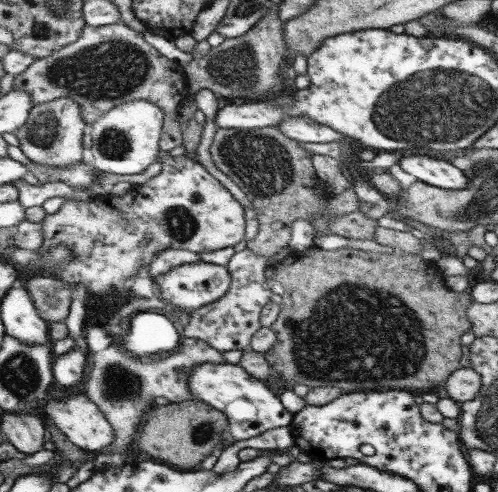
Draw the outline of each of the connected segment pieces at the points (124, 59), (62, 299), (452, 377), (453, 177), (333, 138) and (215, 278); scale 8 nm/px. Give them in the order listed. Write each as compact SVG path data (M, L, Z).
M117 23L93 27L87 25L77 42L62 48L59 52L47 58L36 59L36 61L21 74L14 77L15 89L23 89L31 95L34 106L46 102L57 101L63 97L71 98L81 107L81 112L89 128L98 121L100 116L109 112L112 108L126 102L145 100L154 102L167 114L164 120L163 134L160 140L161 150L169 151L183 144L181 134L180 110L182 101L190 94L189 81L185 75L184 68L179 61L169 60L163 56L157 48L153 48L143 34L135 32L133 28L125 24Z
M34 276L27 282L27 289L35 300L41 316L50 324L64 321L71 310L72 285L56 276Z
M460 366L454 370L445 380L445 392L450 399L457 403L470 401L477 398L481 376L468 366Z
M429 154L402 156L398 161L399 168L417 181L445 190L461 190L466 187L468 178L463 171L444 159L430 157Z
M291 117L290 119L281 121L275 127L278 127L289 138L294 138L295 142L325 144L328 142L339 142L341 137L348 138L348 136L335 132L309 117Z
M202 260L193 264L182 264L157 278L161 296L166 299L169 306L183 308L189 314L223 298L231 288L232 282L233 277L227 265L207 263Z

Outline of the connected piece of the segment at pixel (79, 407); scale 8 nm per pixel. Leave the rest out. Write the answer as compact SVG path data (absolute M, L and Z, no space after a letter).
M85 392L71 397L51 398L44 410L46 416L57 425L57 429L61 430L73 445L79 446L82 450L100 452L103 448L109 448L111 444L115 444L117 440L115 427L111 425L110 420L107 420L107 415L100 406L95 404L95 401L92 401Z

